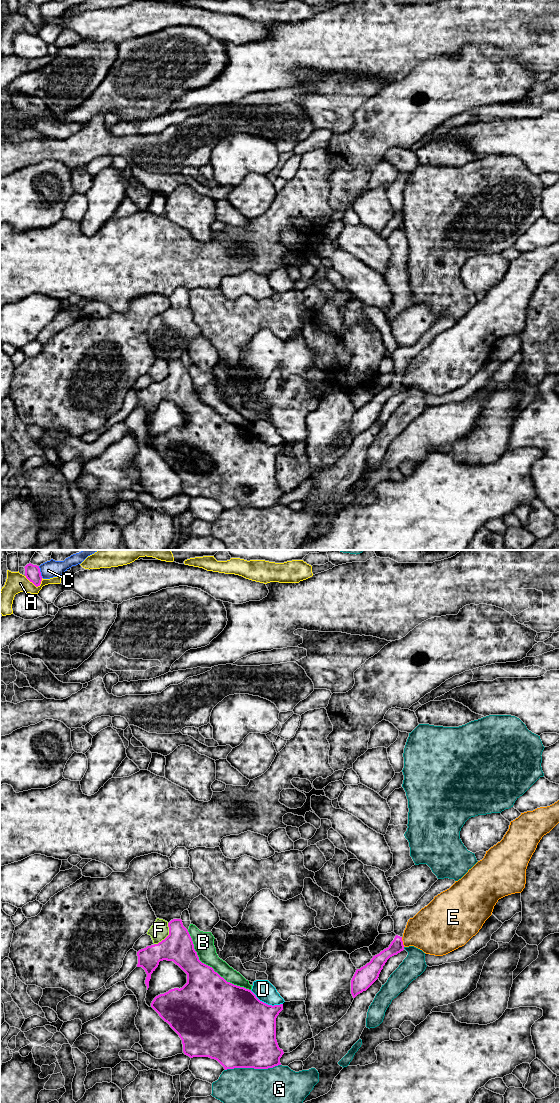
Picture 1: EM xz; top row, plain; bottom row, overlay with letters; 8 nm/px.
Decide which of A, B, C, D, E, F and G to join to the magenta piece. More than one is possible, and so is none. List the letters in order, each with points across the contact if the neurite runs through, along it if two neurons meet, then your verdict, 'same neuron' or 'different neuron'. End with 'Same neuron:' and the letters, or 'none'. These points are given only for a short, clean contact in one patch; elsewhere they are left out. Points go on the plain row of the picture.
A: along xz (25, 15), (36, 26), (40, 25) | different neuron
B: different neuron
C: along xz (38, 6), (42, 17) | different neuron
D: different neuron
E: along xz (401, 377), (404, 386) | different neuron
F: different neuron
G: different neuron
Same neuron: none

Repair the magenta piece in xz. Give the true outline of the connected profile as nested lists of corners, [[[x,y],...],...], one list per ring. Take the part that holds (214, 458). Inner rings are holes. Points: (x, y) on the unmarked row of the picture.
[[[173,359],[168,363],[169,375],[151,386],[137,392],[137,407],[142,407],[146,414],[147,430],[151,414],[163,400],[173,401],[187,414],[187,423],[182,428],[174,428],[154,438],[151,447],[179,475],[183,484],[183,492],[190,498],[209,497],[217,500],[225,510],[234,508],[268,509],[281,505],[280,498],[284,494],[276,480],[276,458],[283,450],[283,444],[268,445],[260,441],[249,429],[227,422],[214,409],[199,400],[188,370],[181,359]]]

